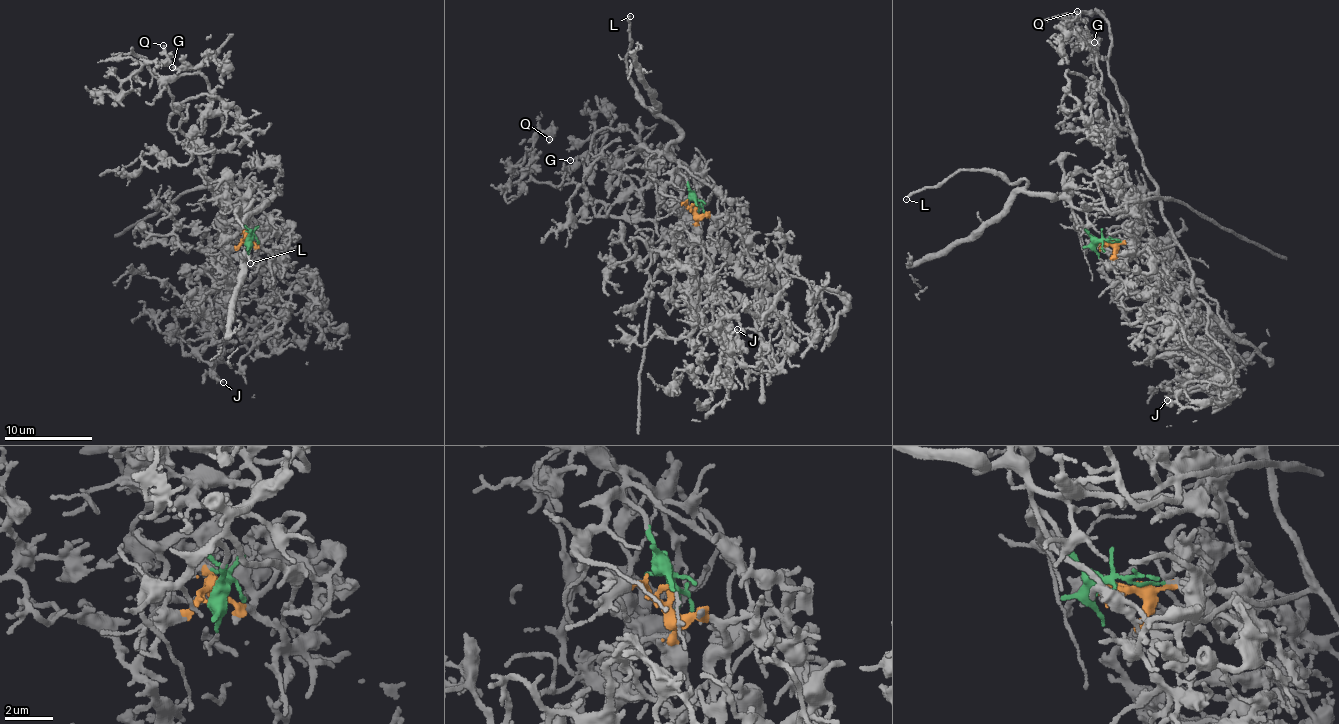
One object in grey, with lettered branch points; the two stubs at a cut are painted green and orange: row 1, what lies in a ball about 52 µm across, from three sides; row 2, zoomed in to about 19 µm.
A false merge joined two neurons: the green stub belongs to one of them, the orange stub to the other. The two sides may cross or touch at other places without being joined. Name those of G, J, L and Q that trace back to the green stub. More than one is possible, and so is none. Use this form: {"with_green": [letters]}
{"with_green": ["L"]}

